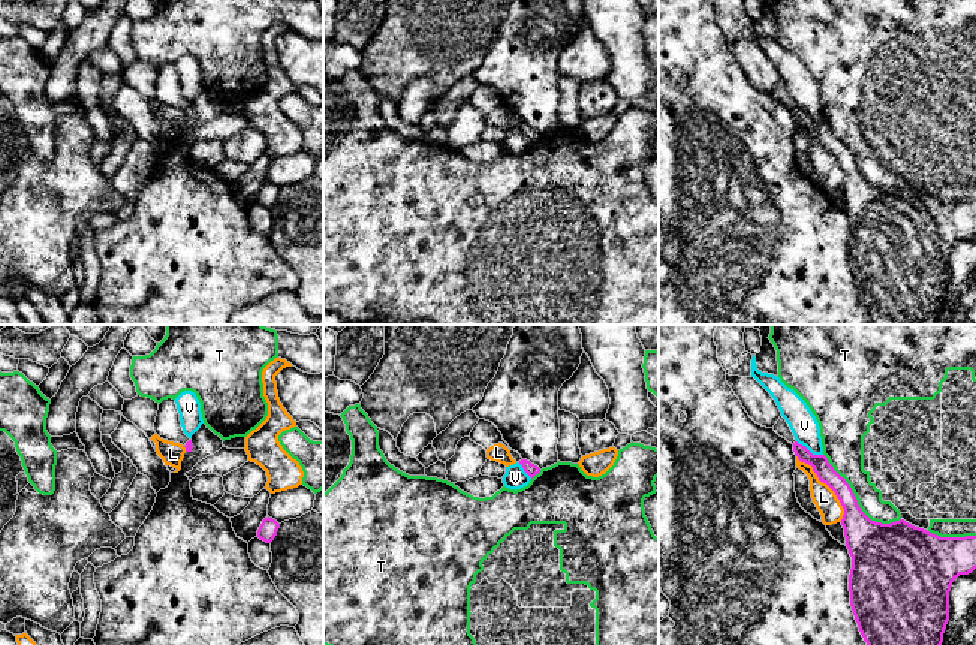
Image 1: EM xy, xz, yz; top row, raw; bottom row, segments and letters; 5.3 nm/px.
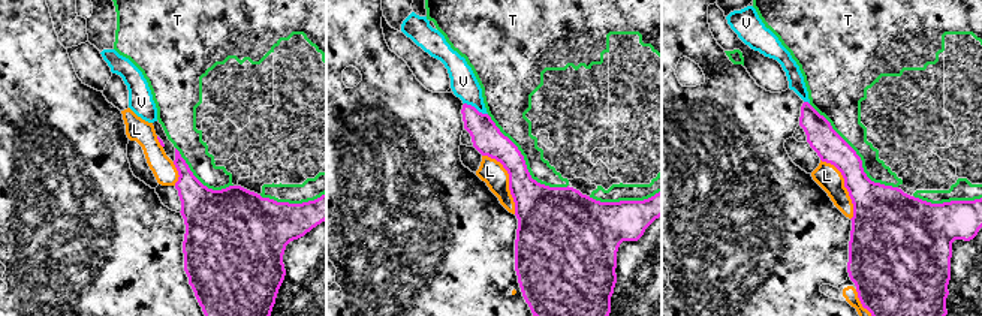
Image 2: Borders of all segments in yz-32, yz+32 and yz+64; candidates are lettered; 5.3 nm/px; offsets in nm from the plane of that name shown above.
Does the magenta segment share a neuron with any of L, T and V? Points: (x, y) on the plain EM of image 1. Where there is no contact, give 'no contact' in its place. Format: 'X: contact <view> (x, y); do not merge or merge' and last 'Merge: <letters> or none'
L: contact yz (827, 148); do not merge
T: contact yz (856, 166); do not merge
V: contact yz (809, 115); do not merge
Merge: none

